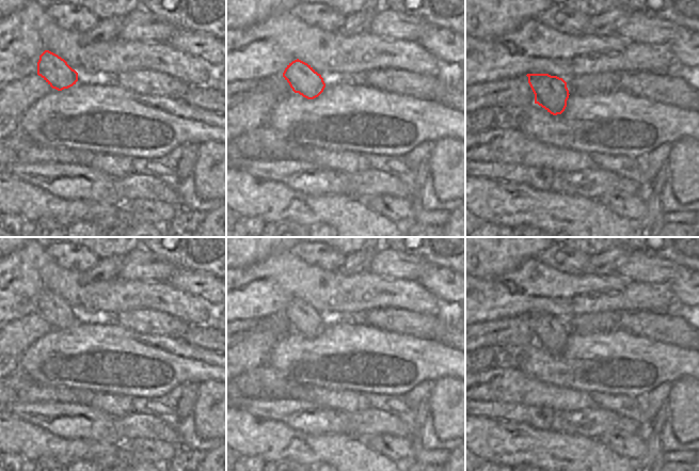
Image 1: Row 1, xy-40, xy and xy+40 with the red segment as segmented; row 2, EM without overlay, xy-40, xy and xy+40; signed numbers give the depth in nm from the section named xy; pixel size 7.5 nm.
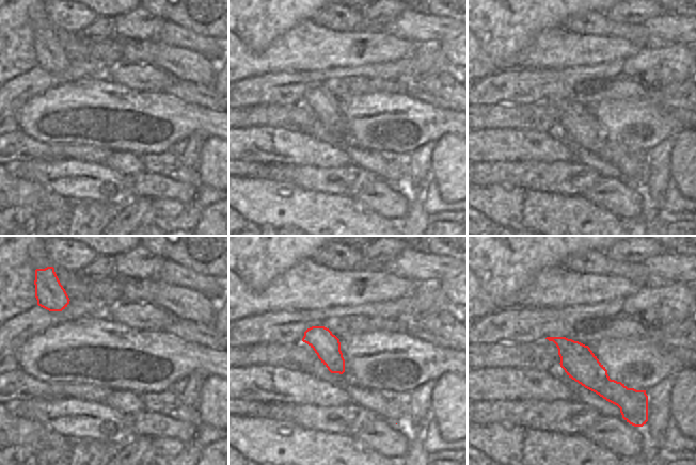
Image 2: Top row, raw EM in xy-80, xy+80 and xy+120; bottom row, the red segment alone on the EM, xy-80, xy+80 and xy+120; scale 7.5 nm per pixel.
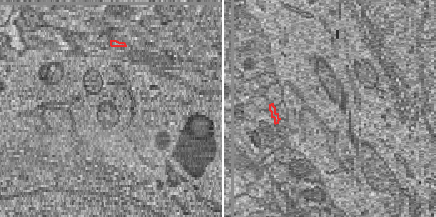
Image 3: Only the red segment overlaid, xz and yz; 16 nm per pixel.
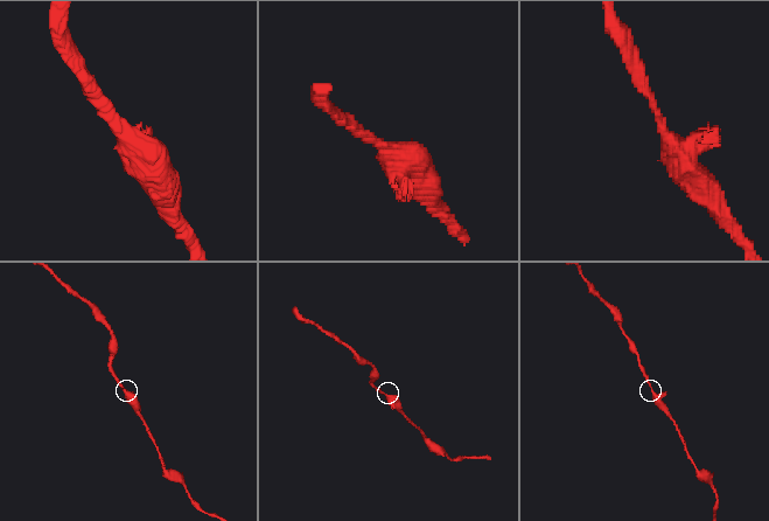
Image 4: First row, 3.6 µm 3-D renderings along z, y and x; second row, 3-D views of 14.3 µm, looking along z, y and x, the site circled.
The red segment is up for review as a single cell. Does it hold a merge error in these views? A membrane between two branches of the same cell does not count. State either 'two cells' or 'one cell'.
one cell

